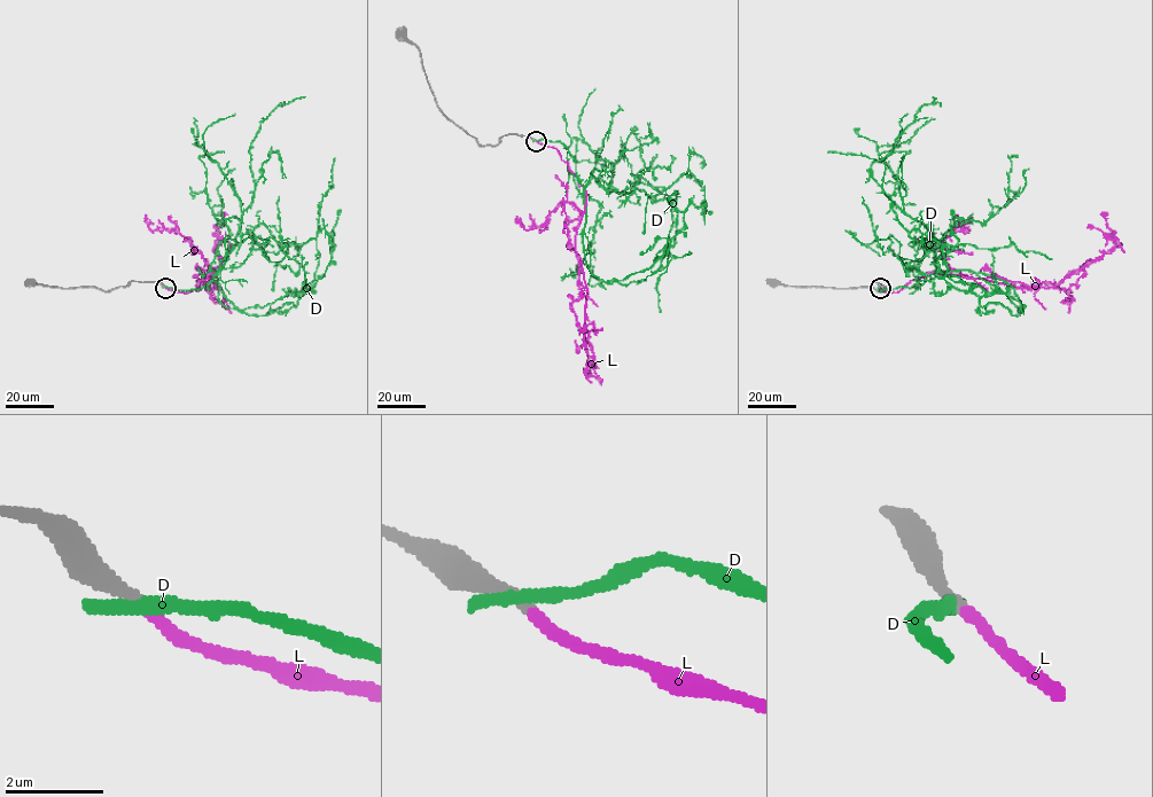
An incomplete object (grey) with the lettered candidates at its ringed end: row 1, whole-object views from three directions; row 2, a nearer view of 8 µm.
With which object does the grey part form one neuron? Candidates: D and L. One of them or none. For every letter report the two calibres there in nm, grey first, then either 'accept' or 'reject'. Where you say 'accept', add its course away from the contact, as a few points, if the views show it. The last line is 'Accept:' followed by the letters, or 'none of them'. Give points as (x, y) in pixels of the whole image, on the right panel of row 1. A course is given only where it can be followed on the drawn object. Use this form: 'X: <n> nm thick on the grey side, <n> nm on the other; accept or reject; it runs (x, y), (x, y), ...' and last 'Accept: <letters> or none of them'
D: 280 nm thick on the grey side, 400 nm on the other; reject
L: 240 nm thick on the grey side, 240 nm on the other; accept; it runs (880, 287), (898, 291), (927, 272), (974, 279), (995, 273), (1028, 286), (1052, 287), (1114, 245), (1107, 215)
Accept: L

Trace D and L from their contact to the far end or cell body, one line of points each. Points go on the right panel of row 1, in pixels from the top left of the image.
D: (880, 287), (926, 280), (931, 236), (921, 243), (917, 228), (942, 244), (951, 286), (935, 295)
L: (880, 287), (898, 291), (927, 272), (974, 279), (995, 273), (1028, 286), (1052, 287), (1114, 245), (1107, 215)

